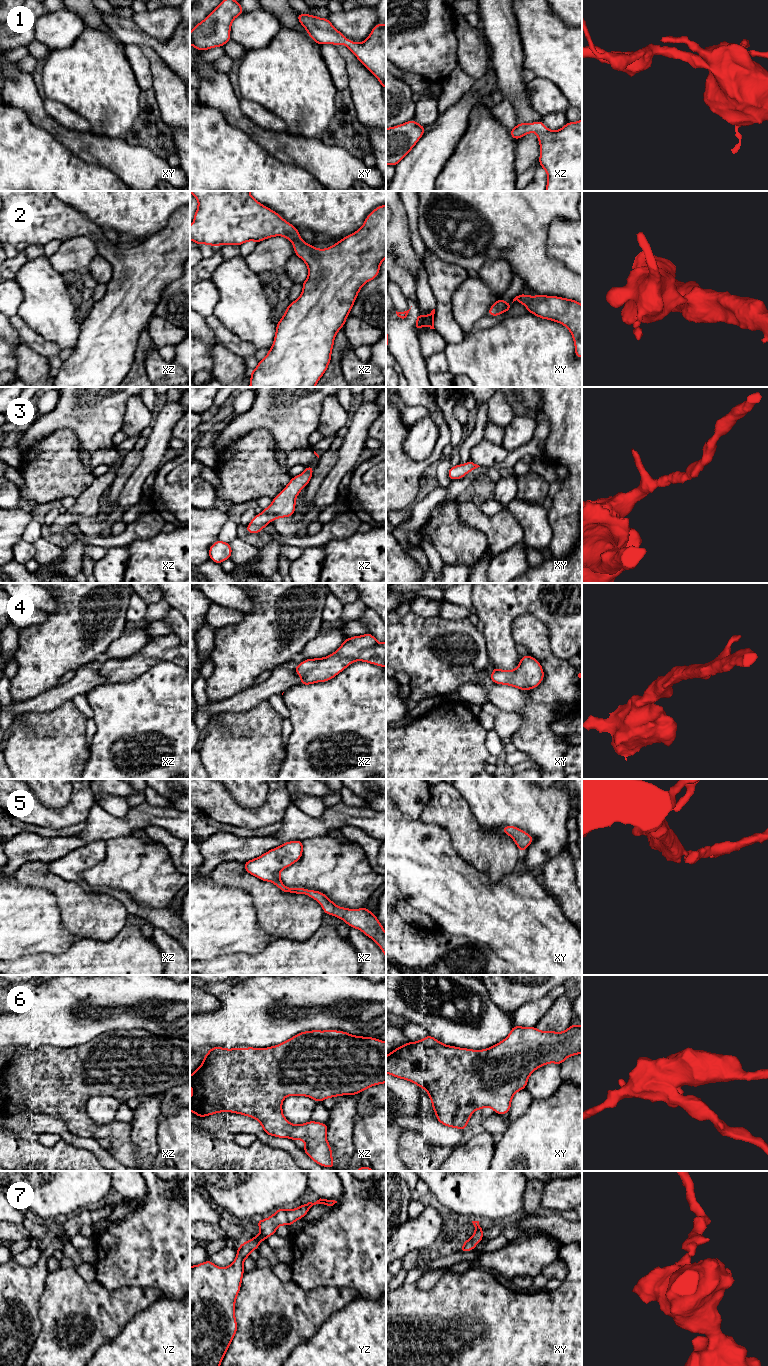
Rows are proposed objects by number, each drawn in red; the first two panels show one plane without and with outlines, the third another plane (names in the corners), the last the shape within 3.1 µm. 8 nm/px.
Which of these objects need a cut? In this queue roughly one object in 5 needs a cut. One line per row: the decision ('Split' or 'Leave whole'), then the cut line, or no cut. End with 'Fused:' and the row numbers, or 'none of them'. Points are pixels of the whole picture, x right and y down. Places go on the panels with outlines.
1: Leave whole. No split
2: Leave whole. No split
3: Leave whole. No split
4: Leave whole. No split
5: Leave whole. No split
6: Leave whole. No split
7: Leave whole. No split
Fused: none of them

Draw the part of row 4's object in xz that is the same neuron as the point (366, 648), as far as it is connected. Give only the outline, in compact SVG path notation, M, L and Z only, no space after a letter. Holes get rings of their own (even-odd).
M371 633L353 636L331 655L305 659L294 668L301 677L299 684L310 685L331 680L355 661L386 667L386 642L379 643Z

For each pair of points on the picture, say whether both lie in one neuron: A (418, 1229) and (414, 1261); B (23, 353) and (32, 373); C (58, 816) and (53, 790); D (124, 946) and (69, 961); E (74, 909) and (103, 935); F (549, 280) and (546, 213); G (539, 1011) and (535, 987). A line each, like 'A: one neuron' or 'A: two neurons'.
A: two neurons
B: one neuron
C: two neurons
D: one neuron
E: one neuron
F: one neuron
G: two neurons

